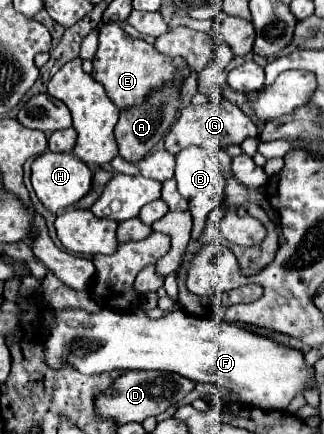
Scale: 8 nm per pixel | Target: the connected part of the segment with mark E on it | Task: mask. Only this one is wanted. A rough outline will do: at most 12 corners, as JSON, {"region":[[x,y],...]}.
{"region":[[118,23],[100,29],[92,77],[118,109],[142,103],[186,61]]}

